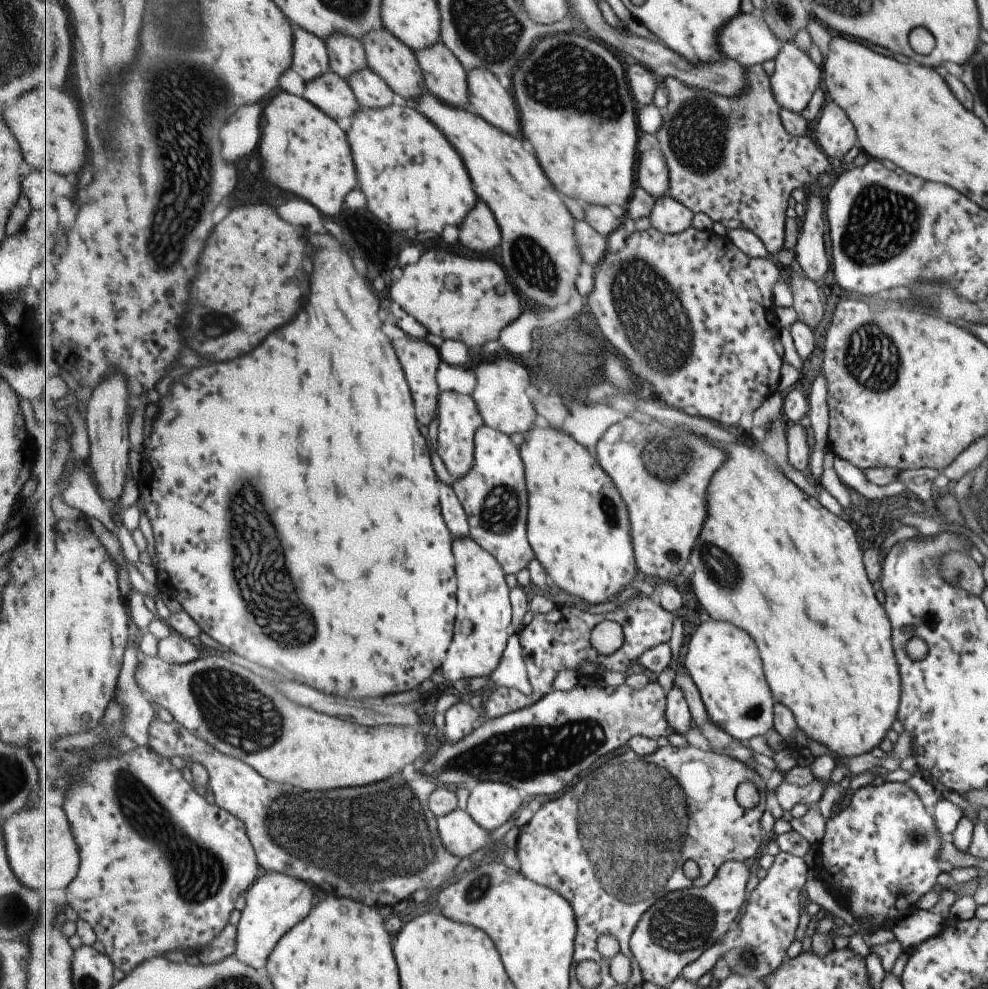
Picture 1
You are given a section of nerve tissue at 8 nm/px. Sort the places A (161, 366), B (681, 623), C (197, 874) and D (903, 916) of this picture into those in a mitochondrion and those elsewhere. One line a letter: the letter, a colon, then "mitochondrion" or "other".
A: other
B: other
C: mitochondrion
D: other

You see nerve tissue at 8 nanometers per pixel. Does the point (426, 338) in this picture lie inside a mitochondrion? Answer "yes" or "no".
no

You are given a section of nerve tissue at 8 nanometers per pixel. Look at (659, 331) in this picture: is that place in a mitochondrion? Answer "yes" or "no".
yes

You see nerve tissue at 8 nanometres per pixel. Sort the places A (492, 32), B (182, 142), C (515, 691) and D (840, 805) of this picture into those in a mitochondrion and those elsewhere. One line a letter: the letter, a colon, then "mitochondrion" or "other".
A: mitochondrion
B: mitochondrion
C: other
D: other

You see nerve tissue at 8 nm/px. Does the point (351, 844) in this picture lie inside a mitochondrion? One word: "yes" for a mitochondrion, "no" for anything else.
yes

